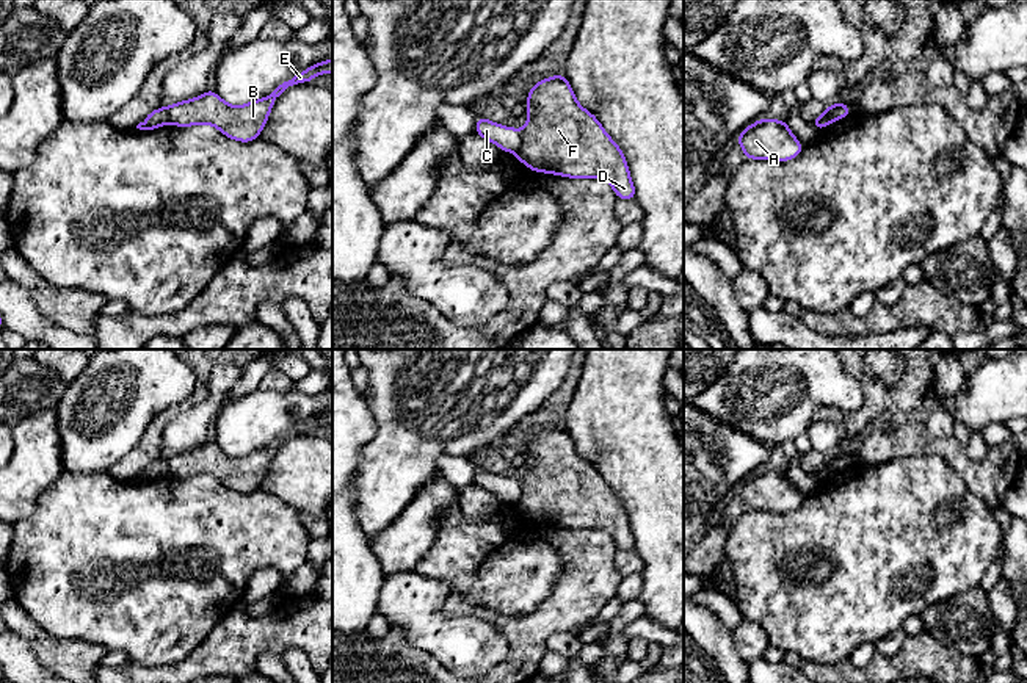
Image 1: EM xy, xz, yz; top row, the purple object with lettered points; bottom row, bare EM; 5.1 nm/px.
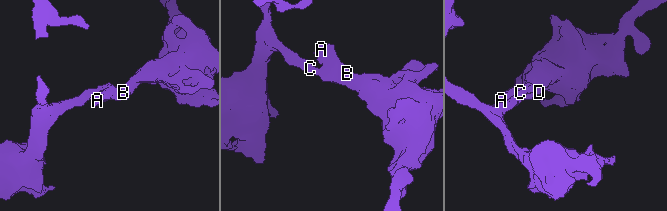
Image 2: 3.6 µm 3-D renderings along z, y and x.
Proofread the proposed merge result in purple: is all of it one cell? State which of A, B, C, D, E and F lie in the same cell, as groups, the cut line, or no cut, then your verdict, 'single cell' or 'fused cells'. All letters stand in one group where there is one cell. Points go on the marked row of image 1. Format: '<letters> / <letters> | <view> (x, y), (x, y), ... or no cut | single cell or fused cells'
A B D E F / C | xz (522, 133), (522, 143), (515, 152) | fused cells

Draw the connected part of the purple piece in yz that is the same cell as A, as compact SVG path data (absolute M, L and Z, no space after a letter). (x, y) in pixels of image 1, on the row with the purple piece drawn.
M760 117L737 135L737 144L743 149L746 160L789 161L804 150L790 132L786 119Z

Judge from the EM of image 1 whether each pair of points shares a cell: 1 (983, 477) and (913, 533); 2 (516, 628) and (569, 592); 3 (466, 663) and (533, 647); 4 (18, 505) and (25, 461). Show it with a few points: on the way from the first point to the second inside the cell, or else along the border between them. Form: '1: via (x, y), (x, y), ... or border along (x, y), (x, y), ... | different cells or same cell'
1: border along (944, 461), (991, 509) | different cells
2: via (529, 628), (533, 628), (557, 605) | same cell
3: border along (502, 632), (508, 644), (508, 655), (496, 666) | different cells
4: via (18, 494), (18, 484), (25, 477), (25, 472) | same cell

